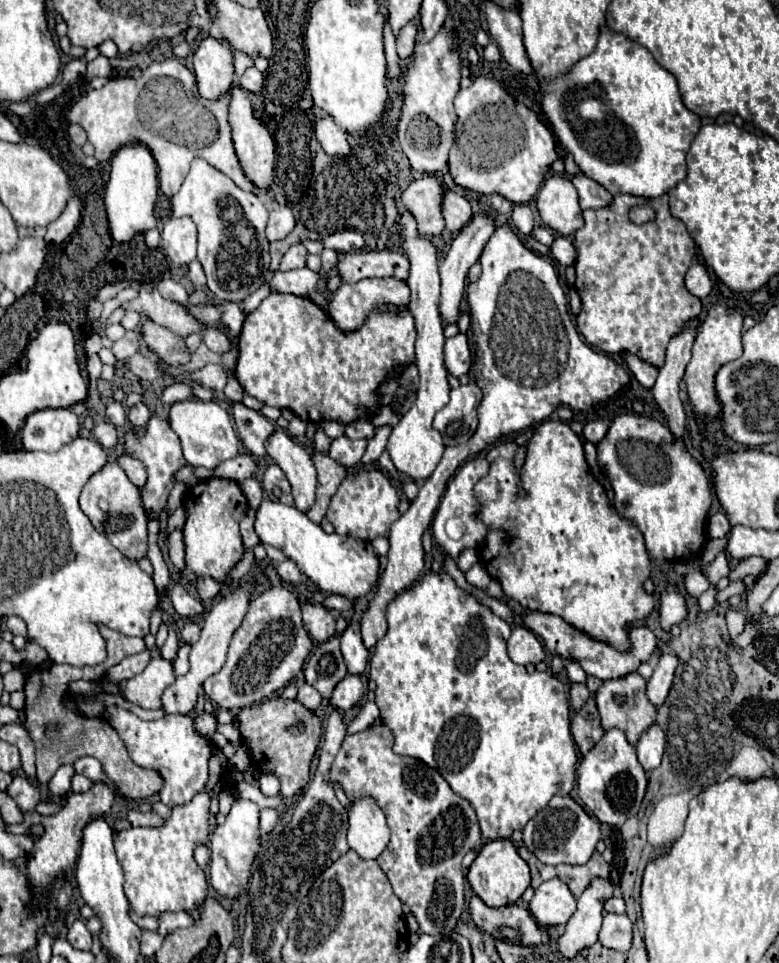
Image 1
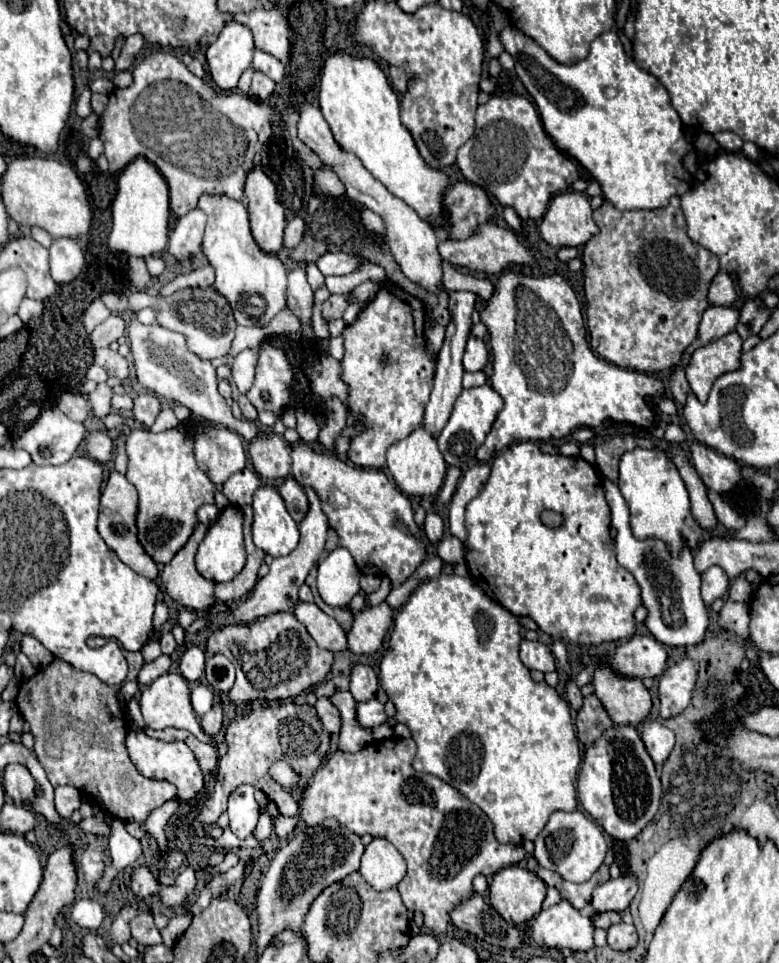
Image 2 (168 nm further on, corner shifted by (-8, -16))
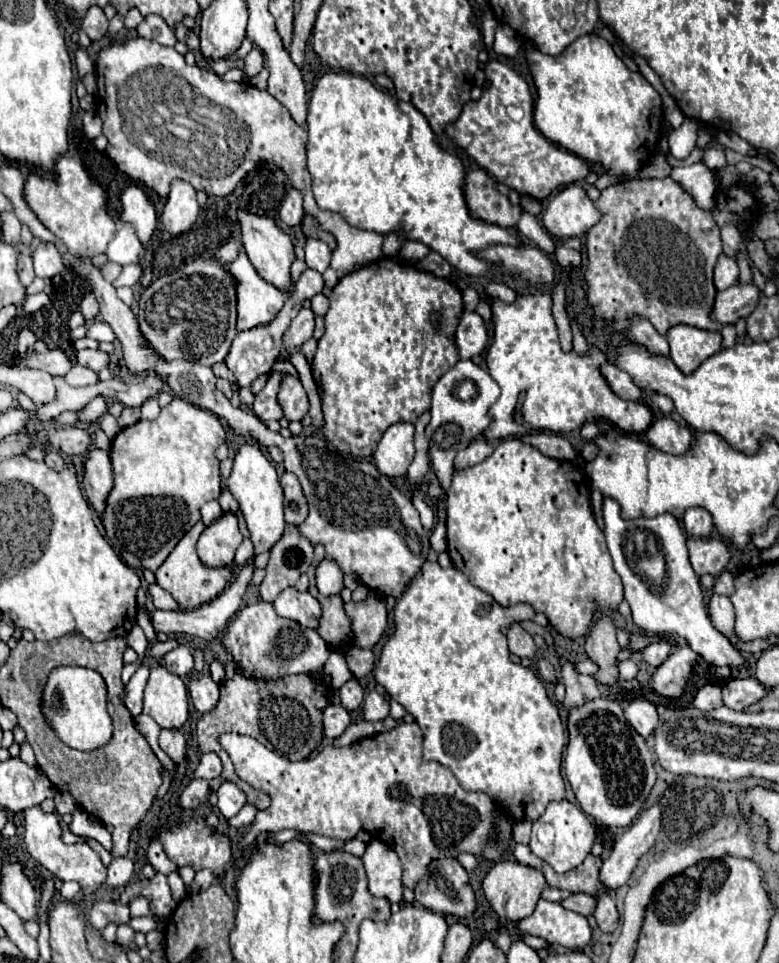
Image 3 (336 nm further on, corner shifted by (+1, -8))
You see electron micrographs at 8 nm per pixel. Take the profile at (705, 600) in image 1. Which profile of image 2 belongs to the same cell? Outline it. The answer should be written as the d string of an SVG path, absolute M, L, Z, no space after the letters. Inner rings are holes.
M724 598L724 606L718 612L718 626L738 634L748 644L748 606L742 602L732 602Z

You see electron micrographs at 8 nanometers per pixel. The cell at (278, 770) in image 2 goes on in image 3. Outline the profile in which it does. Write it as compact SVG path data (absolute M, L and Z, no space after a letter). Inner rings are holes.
M401 722L391 732L373 734L343 748L325 746L319 754L301 762L289 762L287 758L259 744L255 738L243 734L225 732L219 736L219 744L229 754L239 778L271 796L271 806L267 810L257 812L251 829L240 841L242 853L252 847L261 832L278 832L285 828L293 828L299 834L319 834L349 840L359 830L367 830L369 834L381 838L387 844L393 842L393 850L403 862L403 886L415 888L415 884L425 876L425 868L435 858L455 858L459 852L471 852L479 860L497 860L503 854L503 850L497 844L491 844L489 838L499 836L503 842L511 838L509 826L499 822L499 818L493 814L493 802L487 794L467 792L459 786L459 782L447 766L439 762L423 762L423 732L415 722Z

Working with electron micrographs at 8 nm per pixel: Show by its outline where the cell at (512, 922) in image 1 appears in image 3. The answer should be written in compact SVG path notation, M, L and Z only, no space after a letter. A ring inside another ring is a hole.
M439 858L429 864L425 878L415 886L415 902L459 918L469 918L475 910L469 876L455 858Z

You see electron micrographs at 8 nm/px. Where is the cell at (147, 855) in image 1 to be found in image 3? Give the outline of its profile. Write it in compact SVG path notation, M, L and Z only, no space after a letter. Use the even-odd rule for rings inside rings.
M169 874L169 888L171 888L171 896L173 896L173 900L175 902L181 902L185 896L187 896L187 892L185 892L185 886L183 886L183 880L179 878L179 874Z

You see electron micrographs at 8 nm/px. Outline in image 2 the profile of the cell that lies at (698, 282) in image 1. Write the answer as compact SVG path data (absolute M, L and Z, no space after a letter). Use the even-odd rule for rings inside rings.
M718 272L708 288L708 302L710 304L720 304L720 306L730 306L736 300L736 284L730 274Z

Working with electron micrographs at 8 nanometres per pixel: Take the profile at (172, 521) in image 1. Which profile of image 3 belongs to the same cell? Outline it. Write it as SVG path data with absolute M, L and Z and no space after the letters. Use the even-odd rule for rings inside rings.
M197 522L181 540L179 544L175 546L175 550L167 556L167 560L159 566L159 570L155 572L155 578L157 578L157 584L161 588L165 588L175 600L189 600L189 606L195 608L195 606L203 606L207 602L211 602L213 598L217 598L229 584L229 580L233 578L233 568L231 566L219 566L219 568L211 568L211 566L205 566L199 556L197 556L197 550L195 550L195 544L197 544L197 538L201 536L201 532L205 530L205 524L203 522Z

